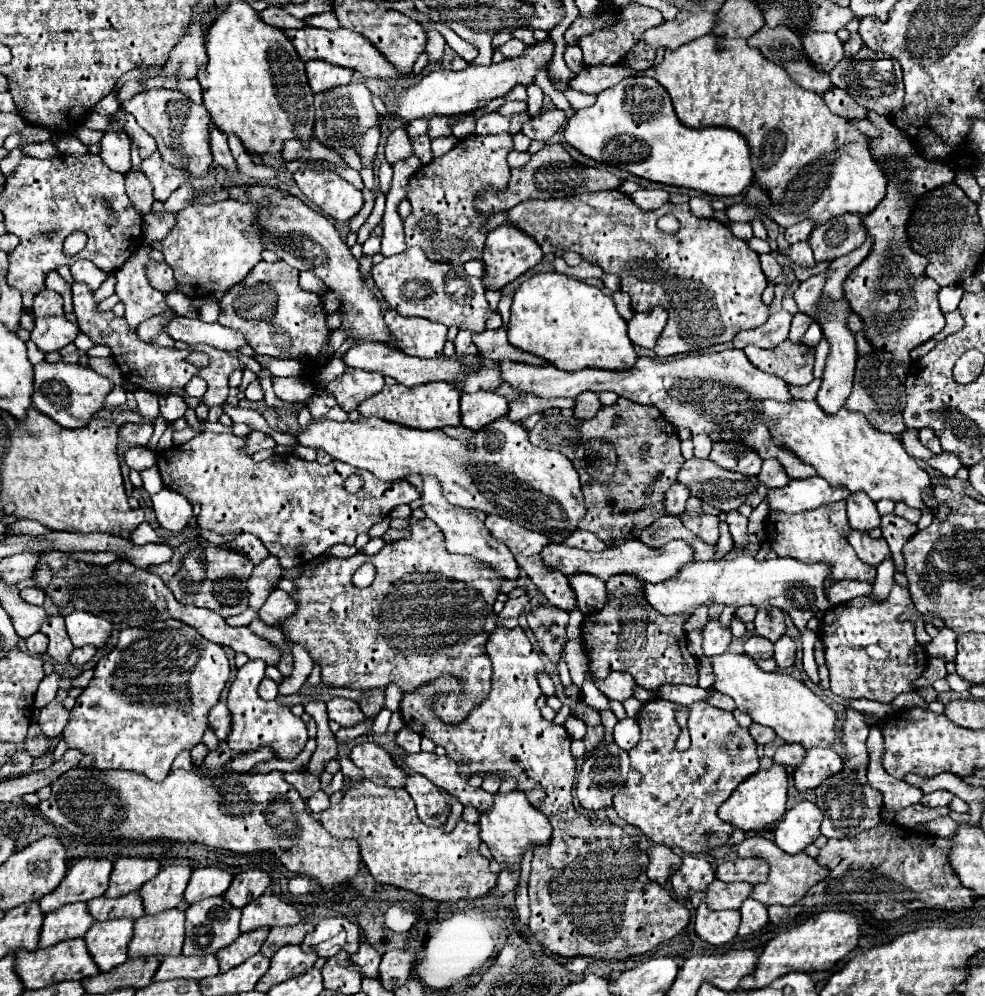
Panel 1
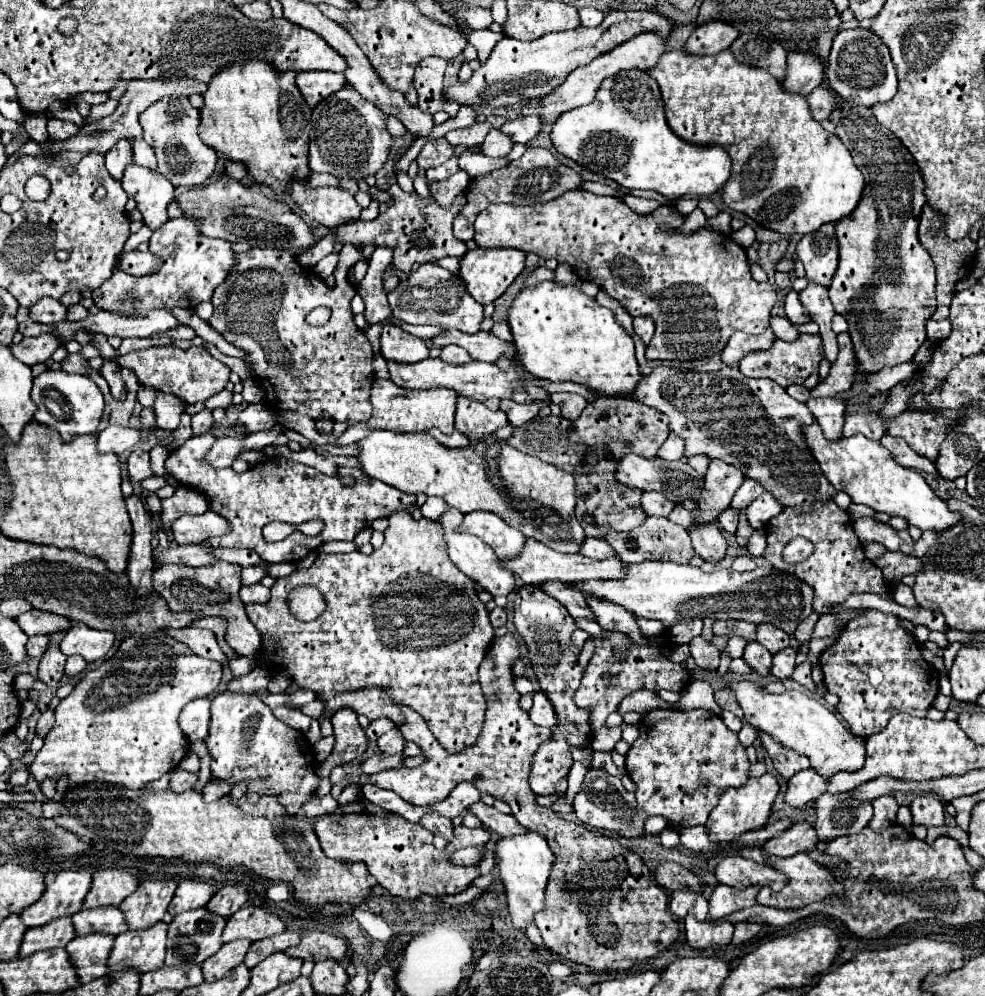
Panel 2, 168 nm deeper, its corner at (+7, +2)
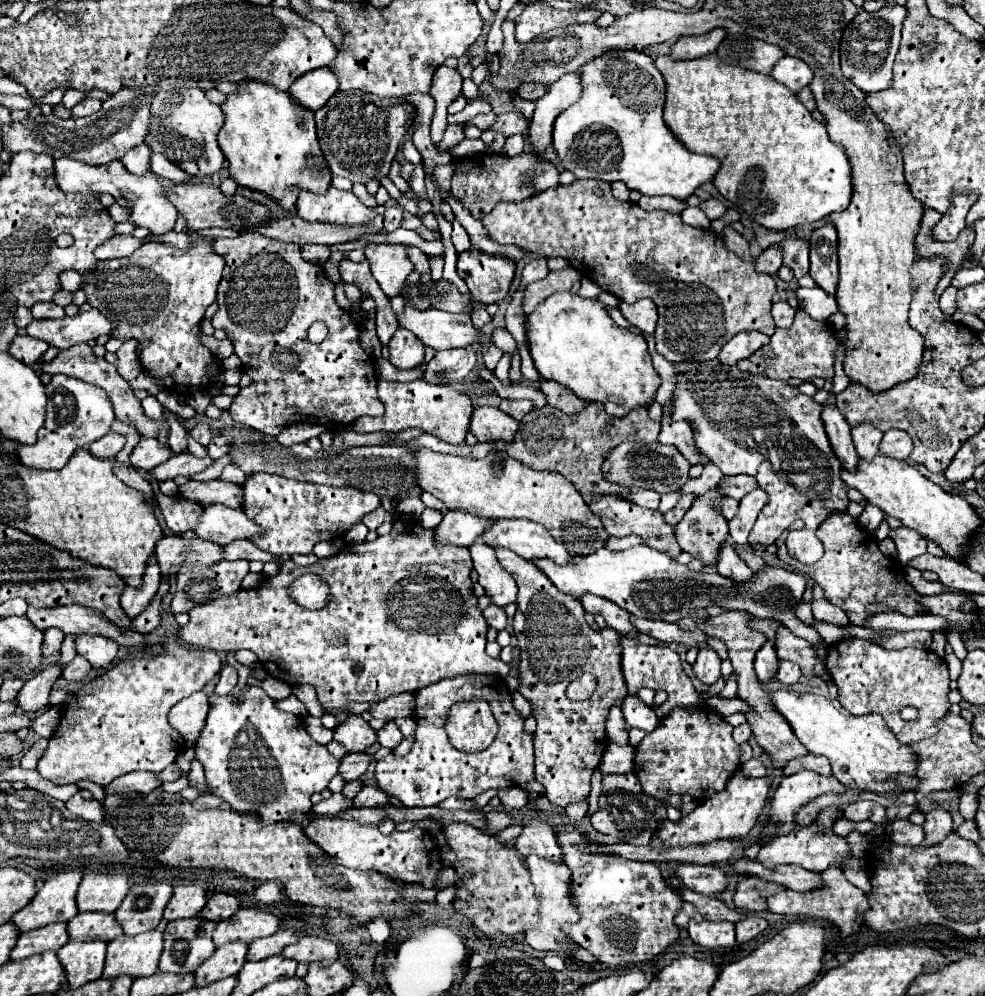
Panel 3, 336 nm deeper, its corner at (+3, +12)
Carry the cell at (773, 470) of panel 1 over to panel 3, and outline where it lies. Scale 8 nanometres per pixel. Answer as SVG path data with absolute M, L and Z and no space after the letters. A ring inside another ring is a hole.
M730 476L728 480L722 482L720 490L724 492L724 496L730 496L734 500L742 500L748 492L752 492L756 488L758 488L758 484L752 476Z

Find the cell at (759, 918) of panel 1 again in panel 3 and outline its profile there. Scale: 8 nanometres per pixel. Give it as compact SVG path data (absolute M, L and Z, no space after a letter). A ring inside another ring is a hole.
M748 916L736 924L736 940L738 944L750 942L754 936L758 936L766 928L766 920L760 916Z

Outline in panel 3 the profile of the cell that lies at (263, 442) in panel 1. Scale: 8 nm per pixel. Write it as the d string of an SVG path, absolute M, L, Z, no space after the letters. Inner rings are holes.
M184 452L184 454L174 454L170 460L166 460L164 464L156 466L150 470L152 478L158 480L158 482L164 482L164 480L174 480L176 476L194 476L198 472L202 472L204 468L212 466L212 458L206 456L206 458L196 458L194 454L190 452Z

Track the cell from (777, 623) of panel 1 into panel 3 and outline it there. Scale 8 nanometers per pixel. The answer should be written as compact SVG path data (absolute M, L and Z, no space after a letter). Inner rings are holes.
M786 626L780 628L776 638L776 652L780 660L790 660L800 666L802 674L806 678L814 676L814 664L816 664L816 652L810 642L794 636Z

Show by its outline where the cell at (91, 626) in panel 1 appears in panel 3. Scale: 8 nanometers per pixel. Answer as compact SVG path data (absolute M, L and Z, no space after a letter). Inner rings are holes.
M82 634L76 638L76 650L96 670L106 670L118 654L118 646L114 640L104 640L102 636L90 636L90 634Z

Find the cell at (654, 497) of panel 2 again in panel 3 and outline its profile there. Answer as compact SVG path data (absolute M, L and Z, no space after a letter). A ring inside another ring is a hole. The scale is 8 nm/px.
M630 488L630 494L626 496L626 500L642 506L642 508L650 508L656 510L660 504L660 494L652 492L652 490L644 490L644 488Z

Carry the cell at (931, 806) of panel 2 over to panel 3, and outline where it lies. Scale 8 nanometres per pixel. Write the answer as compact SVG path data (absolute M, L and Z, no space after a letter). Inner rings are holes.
M936 808L932 812L926 814L926 824L924 824L924 840L920 846L932 846L932 844L940 844L950 832L952 832L952 818L946 810Z

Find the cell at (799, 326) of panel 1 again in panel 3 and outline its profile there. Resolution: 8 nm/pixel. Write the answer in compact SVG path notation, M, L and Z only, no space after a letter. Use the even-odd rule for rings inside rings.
M798 288L796 290L800 308L818 321L827 321L834 312L838 312L838 304L834 296L826 294L822 288Z

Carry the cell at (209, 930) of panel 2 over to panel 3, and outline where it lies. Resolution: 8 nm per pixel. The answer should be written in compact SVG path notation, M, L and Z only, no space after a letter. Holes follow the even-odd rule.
M194 916L192 920L168 922L164 930L164 952L158 962L160 972L188 974L214 954L212 932L216 924Z

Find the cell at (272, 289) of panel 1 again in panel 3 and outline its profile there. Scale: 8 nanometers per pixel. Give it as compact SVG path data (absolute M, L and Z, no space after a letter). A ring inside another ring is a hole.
M246 232L236 238L216 238L212 250L226 262L224 276L218 286L220 308L212 318L212 326L222 328L228 334L236 356L242 360L242 372L252 380L252 384L240 390L232 400L228 412L234 422L270 436L278 436L282 428L296 422L350 426L360 416L384 414L384 406L376 394L378 380L374 360L358 342L358 326L352 322L350 314L336 304L334 284L324 278L324 270L318 264L306 262L300 256L298 244L268 240L256 232ZM314 320L324 320L328 326L328 336L322 344L312 344L306 340L306 330Z

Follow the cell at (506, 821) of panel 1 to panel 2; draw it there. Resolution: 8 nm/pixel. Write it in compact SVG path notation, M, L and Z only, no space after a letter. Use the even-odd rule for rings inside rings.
M526 830L524 834L500 838L496 842L496 864L498 864L500 880L506 888L506 900L514 928L522 930L528 922L532 922L532 916L544 908L544 888L550 876L552 862L554 862L554 854L540 832Z

